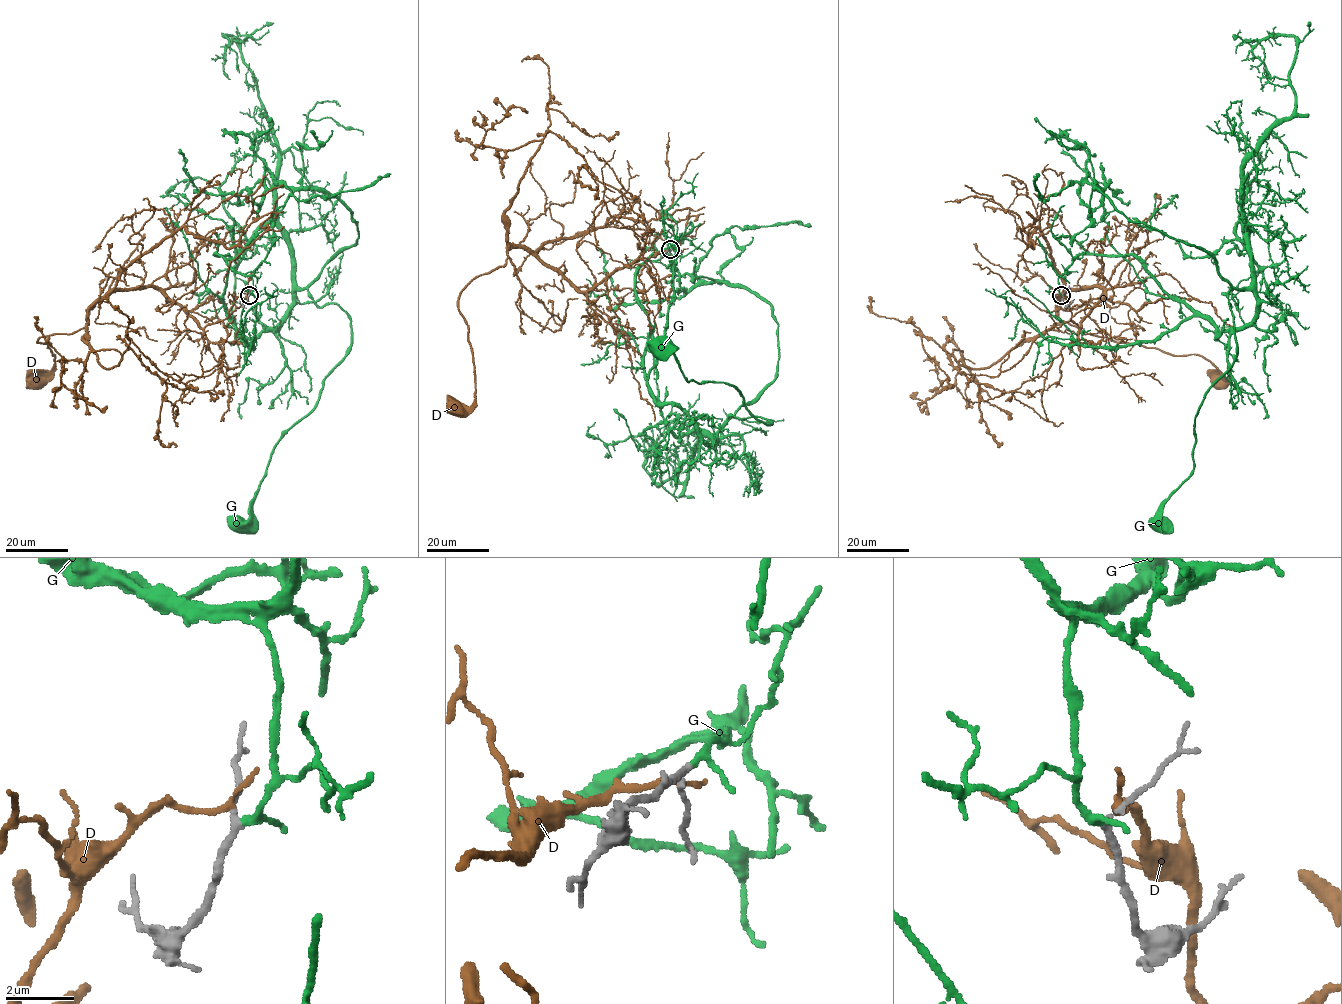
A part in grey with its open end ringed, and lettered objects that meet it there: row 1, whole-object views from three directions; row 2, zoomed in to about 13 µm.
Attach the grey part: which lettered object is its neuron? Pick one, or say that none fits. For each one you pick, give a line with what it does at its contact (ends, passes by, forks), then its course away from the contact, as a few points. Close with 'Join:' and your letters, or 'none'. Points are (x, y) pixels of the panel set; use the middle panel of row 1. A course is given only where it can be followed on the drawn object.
G: it passes by; course (670, 249), (636, 272), (648, 391), (705, 442), (731, 415), (772, 422), (658, 346)
Join: G

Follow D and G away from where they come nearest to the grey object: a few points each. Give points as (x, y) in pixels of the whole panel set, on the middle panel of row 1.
D: (669, 250), (616, 267), (579, 291), (508, 246), (503, 265), (477, 275), (458, 299), (475, 401), (455, 408)
G: (670, 249), (636, 272), (648, 391), (705, 442), (731, 415), (772, 422), (658, 346)

